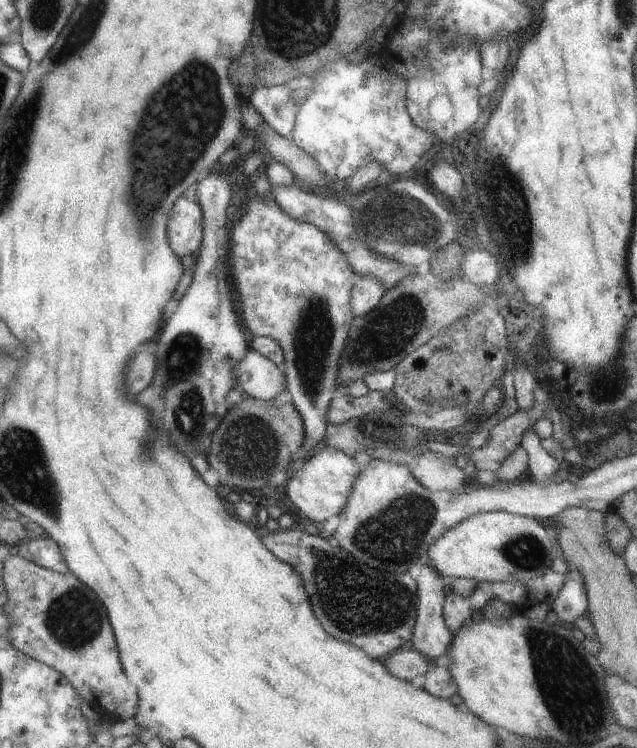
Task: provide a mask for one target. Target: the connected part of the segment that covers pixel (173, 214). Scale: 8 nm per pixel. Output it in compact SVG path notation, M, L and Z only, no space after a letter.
M183 194L171 206L166 220L167 244L179 258L191 255L202 239L202 212L199 203L187 200Z

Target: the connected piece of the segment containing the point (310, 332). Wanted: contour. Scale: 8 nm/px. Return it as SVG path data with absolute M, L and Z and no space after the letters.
M242 190L239 192L236 192L235 195L233 195L232 202L236 205L237 210L239 210L239 214L237 214L237 222L235 224L229 224L231 228L228 228L227 231L227 256L225 256L225 260L223 260L223 264L225 264L225 268L227 268L227 276L229 276L229 282L231 282L232 287L232 294L234 298L235 307L237 308L237 314L239 316L239 319L241 320L242 328L245 328L249 334L253 337L257 336L265 336L265 338L271 338L271 340L275 340L277 344L279 345L279 348L281 348L281 352L283 352L283 362L281 362L279 366L279 370L283 372L283 376L285 376L285 398L290 401L290 403L295 407L295 410L299 413L299 416L301 416L302 425L303 425L303 444L301 444L300 448L295 451L295 454L293 456L293 466L289 469L289 471L294 468L296 465L303 462L303 460L307 457L308 452L320 441L323 440L324 436L327 434L327 431L330 429L330 425L327 423L327 405L329 402L331 402L331 399L337 395L338 392L338 385L337 385L337 368L339 368L339 354L343 352L343 340L347 338L347 328L349 328L349 322L351 322L351 310L349 310L349 296L351 292L351 288L353 286L353 283L356 279L356 274L351 270L351 266L349 266L349 262L343 258L343 252L339 250L339 248L335 248L335 244L325 236L324 232L321 232L319 228L315 228L314 224L305 224L305 222L299 222L298 220L295 220L295 218L291 218L291 216L287 216L281 208L279 208L279 204L275 202L275 199L269 198L269 196L263 196L263 194L257 194L257 192L247 192L247 190Z

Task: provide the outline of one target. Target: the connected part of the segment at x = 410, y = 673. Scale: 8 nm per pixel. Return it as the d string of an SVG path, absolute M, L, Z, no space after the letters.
M407 647L395 649L381 658L387 672L395 678L409 682L415 676L423 676L434 667L434 662L429 662L421 652L415 652Z

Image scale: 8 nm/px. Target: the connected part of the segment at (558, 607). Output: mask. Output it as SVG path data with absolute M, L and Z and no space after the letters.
M567 565L567 582L559 588L551 609L561 622L573 624L579 616L586 614L586 594L581 576L575 568Z

